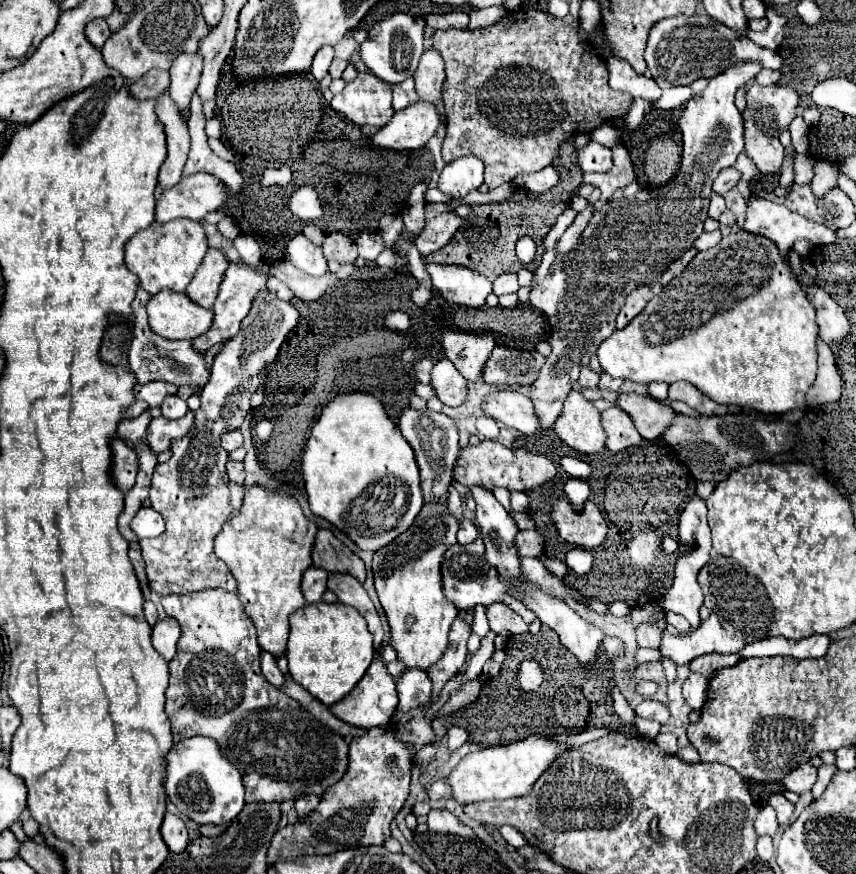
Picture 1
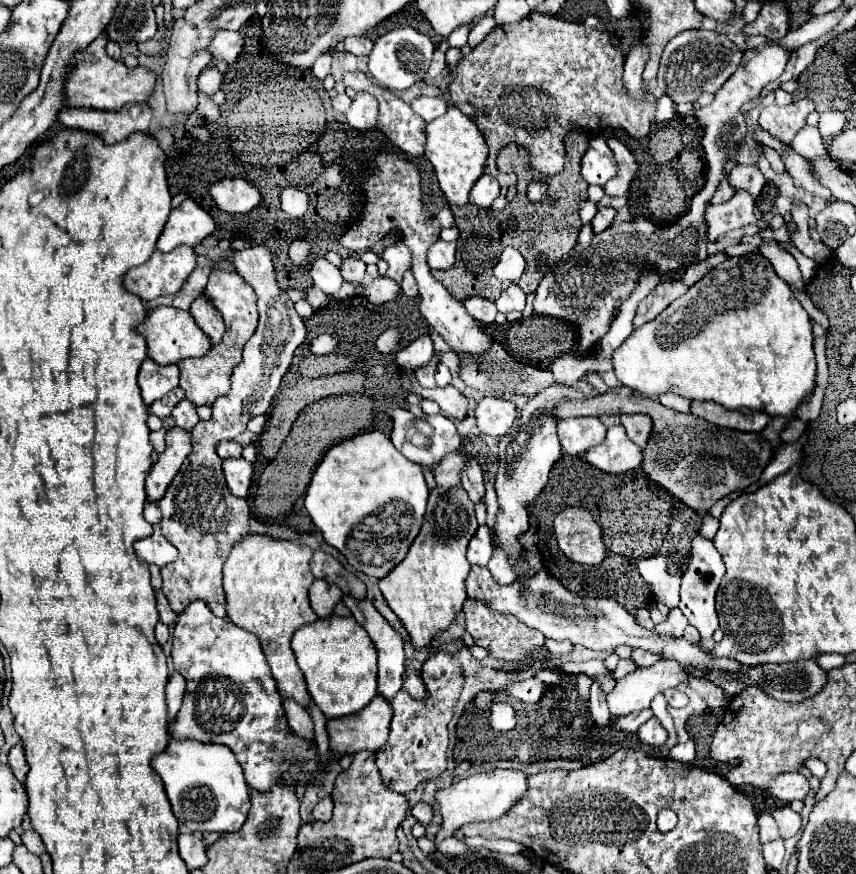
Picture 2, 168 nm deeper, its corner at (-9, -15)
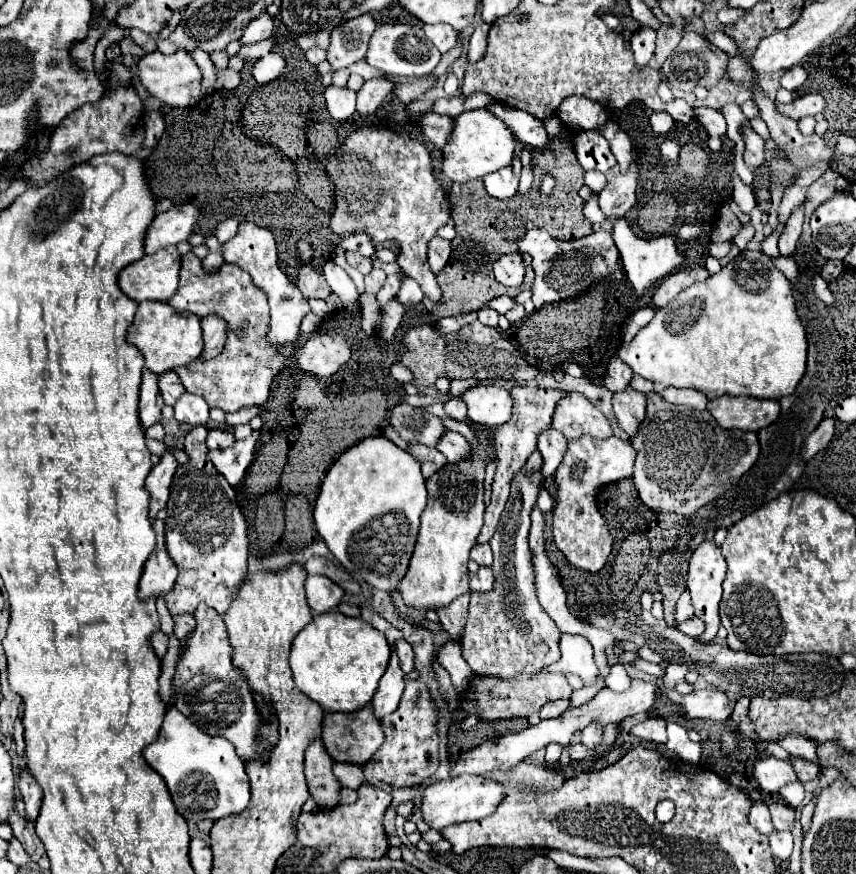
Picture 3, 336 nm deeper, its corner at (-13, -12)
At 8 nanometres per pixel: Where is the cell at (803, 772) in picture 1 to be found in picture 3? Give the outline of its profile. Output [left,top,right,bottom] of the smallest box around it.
[753,756,797,792]

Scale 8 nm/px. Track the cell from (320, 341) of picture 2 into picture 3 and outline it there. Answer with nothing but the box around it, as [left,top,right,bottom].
[167,252,351,412]

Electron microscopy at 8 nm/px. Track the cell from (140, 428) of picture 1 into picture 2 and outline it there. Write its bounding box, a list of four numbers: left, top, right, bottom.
[149,427,167,453]

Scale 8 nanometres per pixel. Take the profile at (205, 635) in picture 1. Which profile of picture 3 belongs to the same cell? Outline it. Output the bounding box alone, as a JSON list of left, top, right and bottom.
[173,604,277,760]

